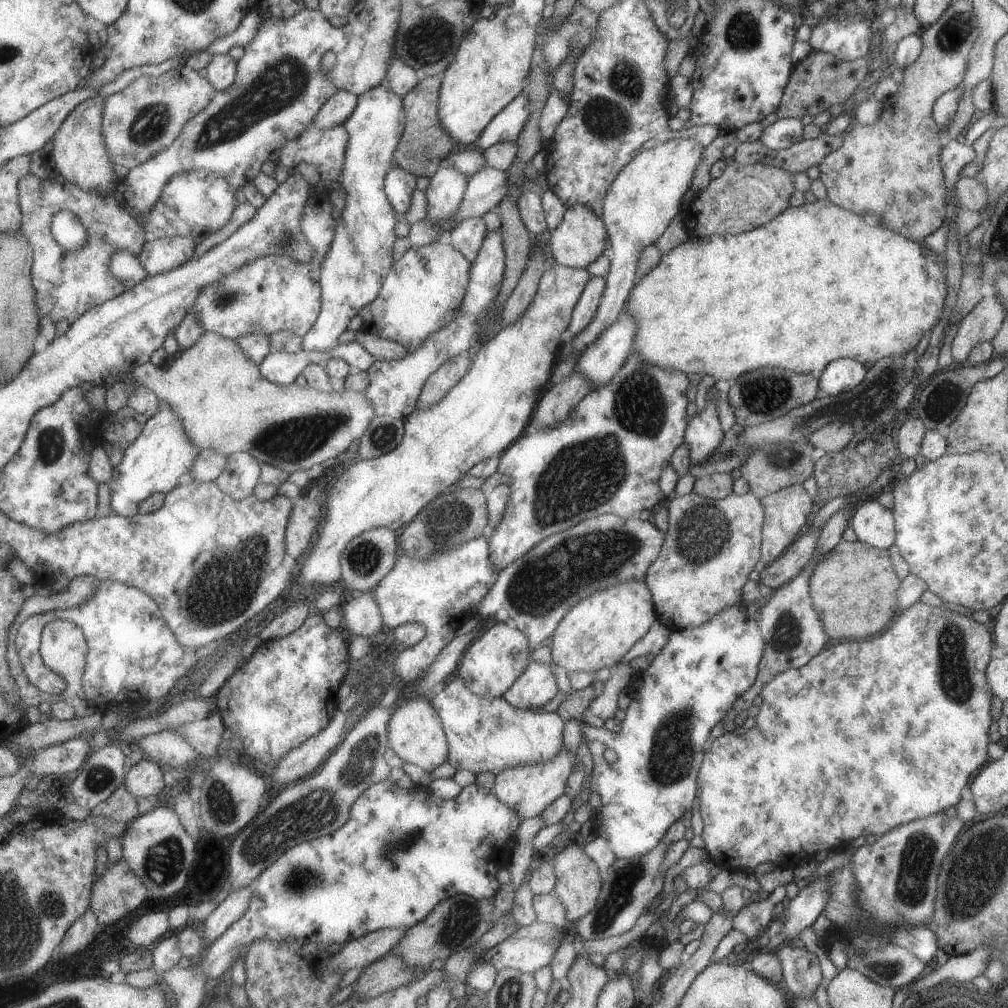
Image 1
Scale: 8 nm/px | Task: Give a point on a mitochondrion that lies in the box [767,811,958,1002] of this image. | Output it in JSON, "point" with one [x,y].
{"point":[920,855]}

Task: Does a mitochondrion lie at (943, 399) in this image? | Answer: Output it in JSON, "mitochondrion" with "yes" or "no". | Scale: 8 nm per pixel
{"mitochondrion":"yes"}

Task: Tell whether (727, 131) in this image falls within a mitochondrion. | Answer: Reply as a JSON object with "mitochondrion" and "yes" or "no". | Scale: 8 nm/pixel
{"mitochondrion":"no"}

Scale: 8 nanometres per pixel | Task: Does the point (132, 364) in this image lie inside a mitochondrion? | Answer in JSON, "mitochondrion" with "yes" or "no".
{"mitochondrion":"no"}

